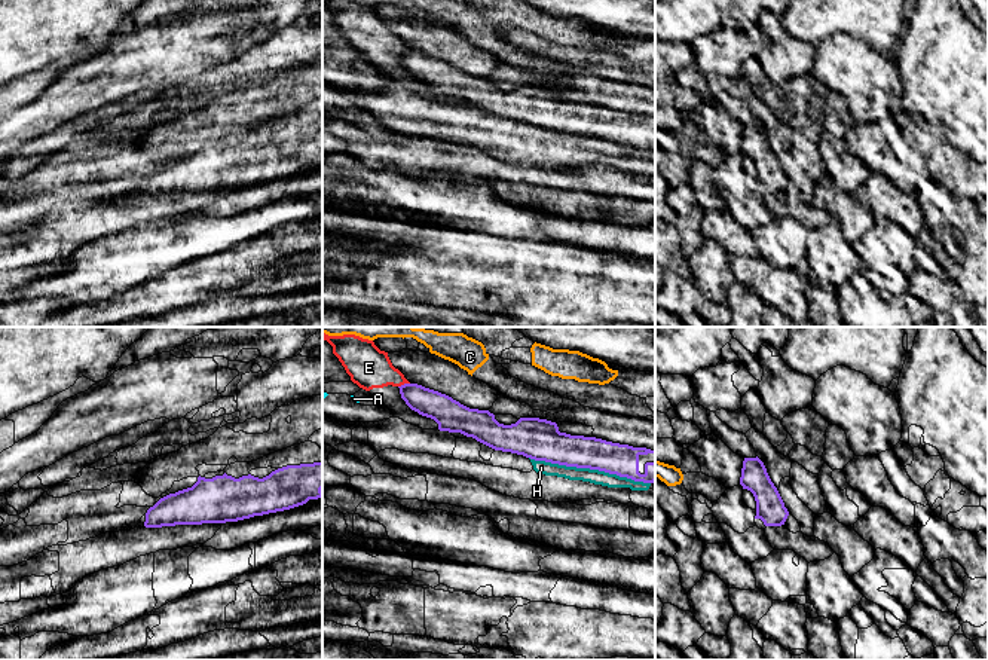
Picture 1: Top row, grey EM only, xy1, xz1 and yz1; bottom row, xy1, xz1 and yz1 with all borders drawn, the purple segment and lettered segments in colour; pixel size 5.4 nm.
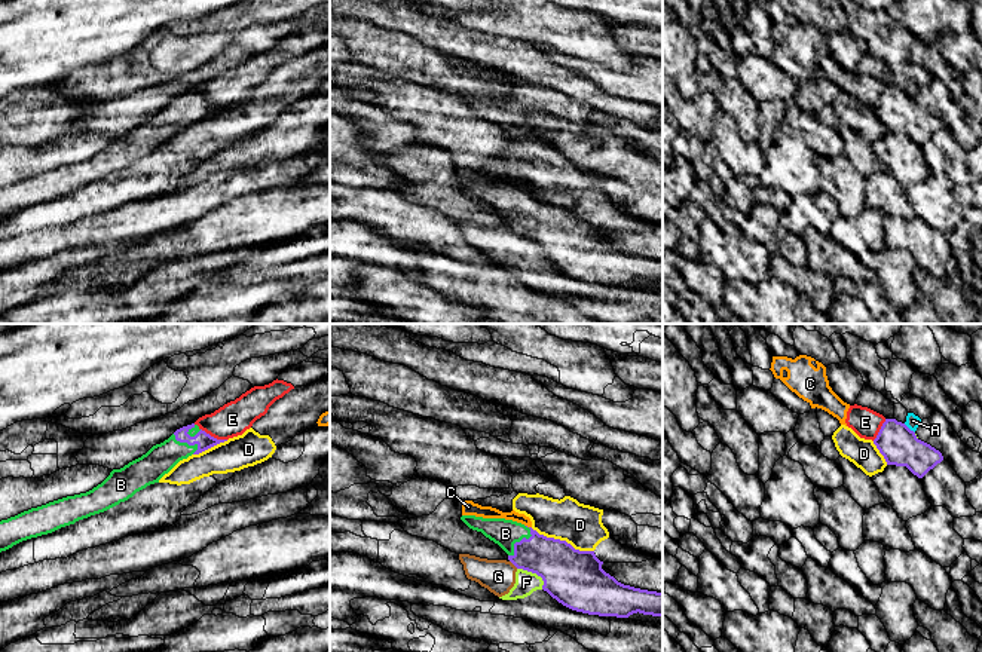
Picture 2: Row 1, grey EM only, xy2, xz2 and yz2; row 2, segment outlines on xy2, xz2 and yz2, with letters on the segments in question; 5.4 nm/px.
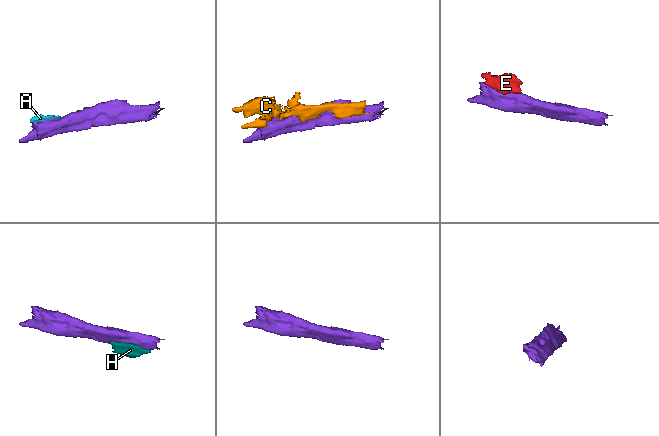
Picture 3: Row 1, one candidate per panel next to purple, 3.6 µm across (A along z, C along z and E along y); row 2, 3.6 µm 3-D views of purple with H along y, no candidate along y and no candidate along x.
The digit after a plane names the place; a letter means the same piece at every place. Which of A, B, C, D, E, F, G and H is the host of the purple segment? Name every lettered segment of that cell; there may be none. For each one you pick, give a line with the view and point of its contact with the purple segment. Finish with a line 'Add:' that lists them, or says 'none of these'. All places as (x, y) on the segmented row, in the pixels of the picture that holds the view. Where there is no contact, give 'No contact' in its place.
B: Touches purple at xz2 (520, 541)
Add: B

